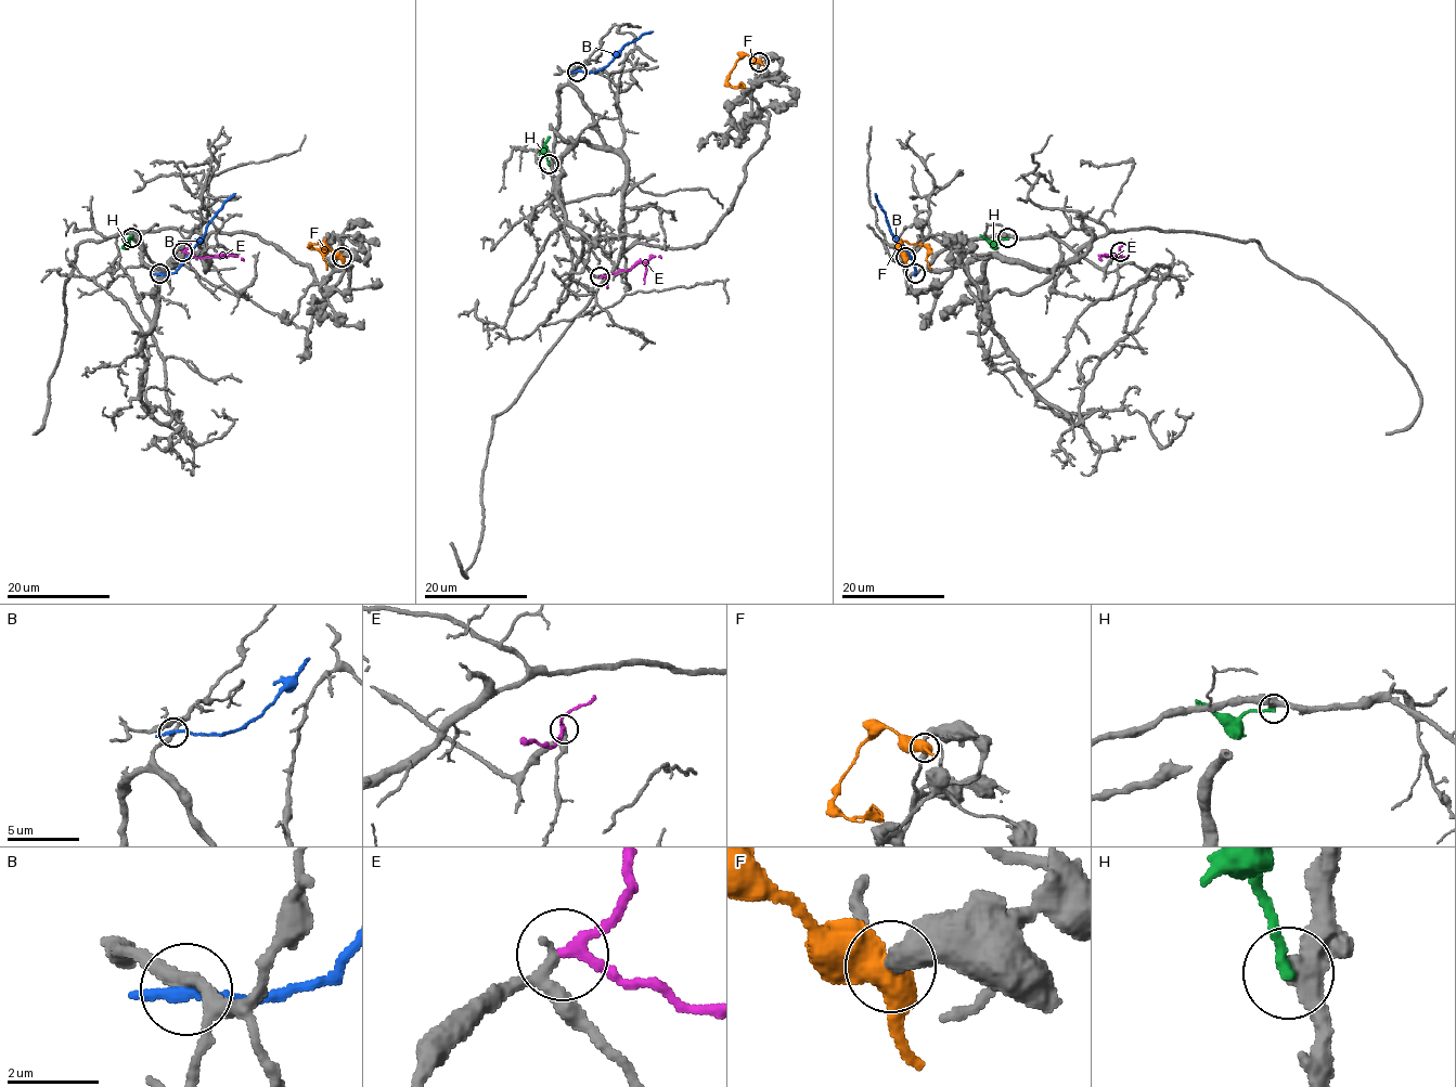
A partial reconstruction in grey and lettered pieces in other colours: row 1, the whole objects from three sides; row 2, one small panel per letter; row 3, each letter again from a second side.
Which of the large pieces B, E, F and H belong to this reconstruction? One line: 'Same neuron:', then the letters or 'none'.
Same neuron: E

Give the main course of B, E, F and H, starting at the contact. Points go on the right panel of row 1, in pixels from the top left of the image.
B: (915, 273), (913, 258), (893, 235), (875, 194)
E: (1120, 251), (1117, 257), (1106, 256), (1120, 255), (1126, 258)
F: (904, 257), (898, 246), (903, 242), (927, 245), (930, 249), (927, 256), (930, 270)
H: (1008, 237), (990, 242), (980, 235)

